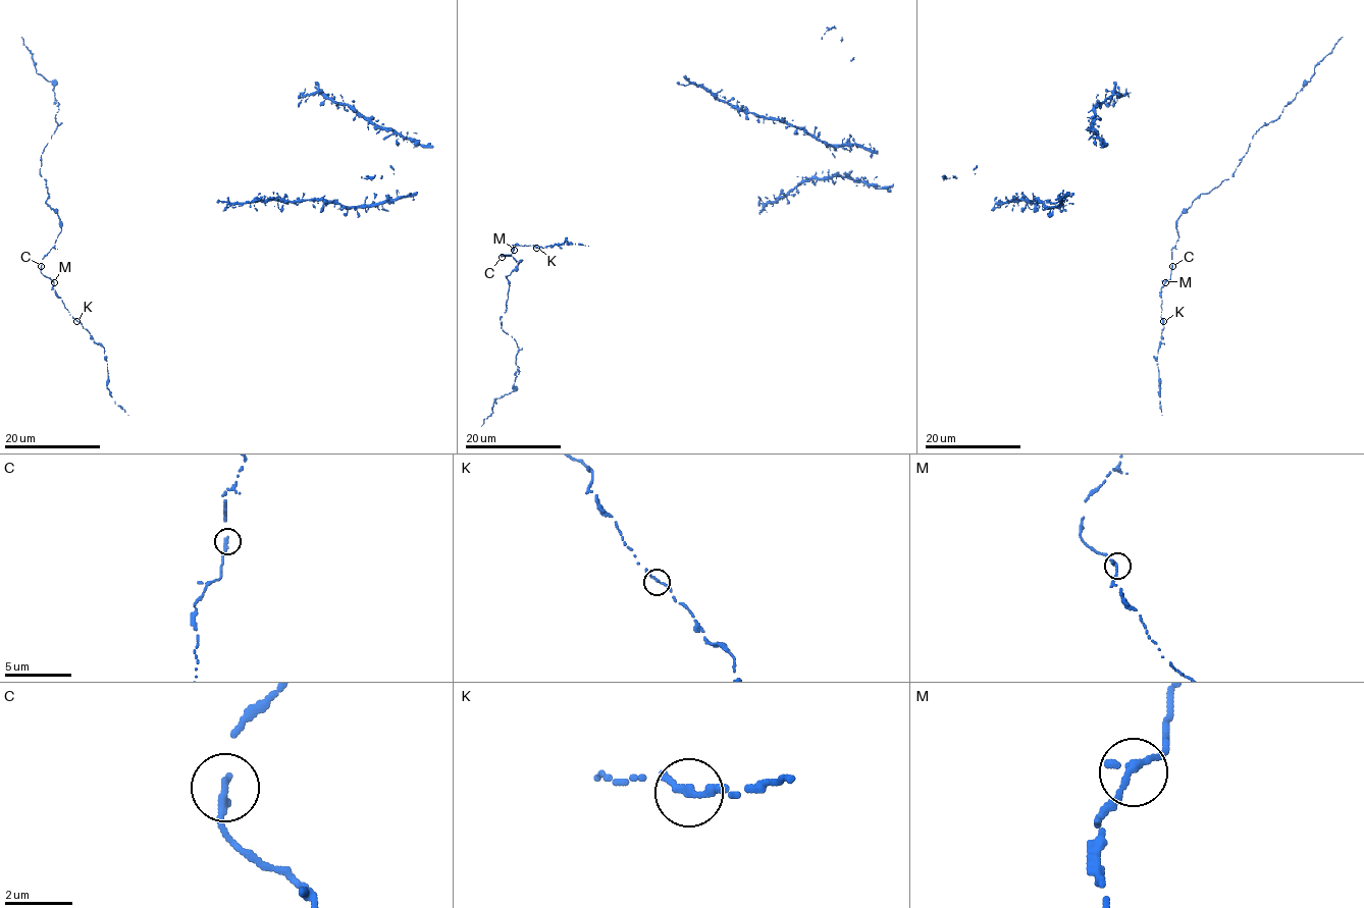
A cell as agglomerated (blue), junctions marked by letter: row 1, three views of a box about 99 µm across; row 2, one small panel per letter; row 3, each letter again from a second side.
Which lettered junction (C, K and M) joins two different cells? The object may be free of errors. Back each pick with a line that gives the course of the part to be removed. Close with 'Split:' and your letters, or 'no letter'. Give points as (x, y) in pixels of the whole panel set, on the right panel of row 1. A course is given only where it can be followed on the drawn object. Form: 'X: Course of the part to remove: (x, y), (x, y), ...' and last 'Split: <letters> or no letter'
Split: no letter

